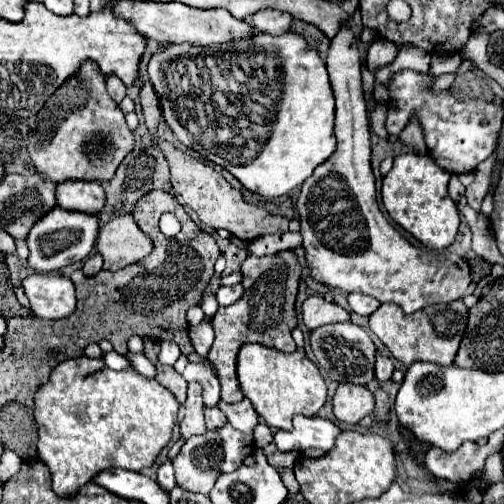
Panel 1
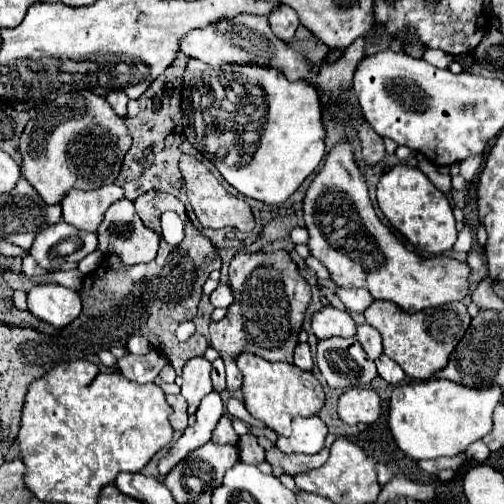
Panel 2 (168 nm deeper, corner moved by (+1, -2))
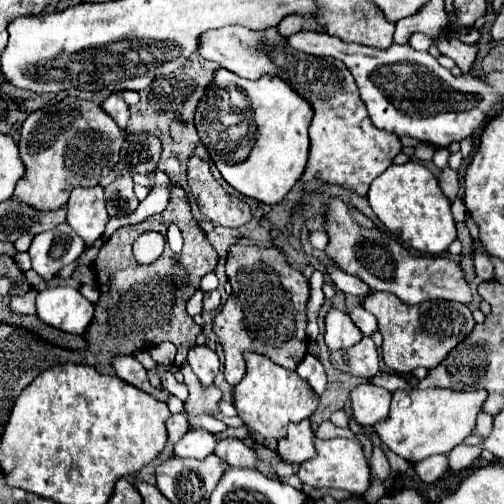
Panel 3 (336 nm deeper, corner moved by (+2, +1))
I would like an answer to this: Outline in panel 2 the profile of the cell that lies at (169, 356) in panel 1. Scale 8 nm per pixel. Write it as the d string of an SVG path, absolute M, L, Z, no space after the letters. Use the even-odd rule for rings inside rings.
M156 350L144 354L144 356L136 356L136 354L126 354L124 358L118 360L120 366L120 374L126 376L128 380L146 384L146 382L154 382L154 378L160 374L162 366L168 364L168 358L164 358L164 354L158 354Z

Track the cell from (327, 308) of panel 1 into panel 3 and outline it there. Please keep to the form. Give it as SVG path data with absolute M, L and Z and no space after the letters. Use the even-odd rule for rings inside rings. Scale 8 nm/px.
M329 309L325 315L325 345L329 349L351 347L361 341L361 331L353 325L351 317L341 309Z

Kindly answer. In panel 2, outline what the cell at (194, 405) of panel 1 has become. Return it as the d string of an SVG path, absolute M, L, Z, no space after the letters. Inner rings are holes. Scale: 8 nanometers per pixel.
M204 356L192 358L184 364L182 396L188 402L188 414L194 414L198 410L200 400L214 390L210 380L210 370L212 370L212 362L208 362Z

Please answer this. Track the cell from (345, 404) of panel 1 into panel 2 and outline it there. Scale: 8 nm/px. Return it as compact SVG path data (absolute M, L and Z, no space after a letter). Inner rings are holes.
M348 388L338 400L338 416L346 424L374 424L382 414L380 396L374 388Z

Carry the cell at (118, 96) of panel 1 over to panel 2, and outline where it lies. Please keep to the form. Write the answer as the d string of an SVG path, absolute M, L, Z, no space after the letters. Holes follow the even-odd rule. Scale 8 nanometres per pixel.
M122 90L110 92L110 94L106 96L106 100L108 100L108 104L112 106L112 110L114 110L120 118L126 116L126 104L128 104L128 98L126 98L126 94L122 94Z

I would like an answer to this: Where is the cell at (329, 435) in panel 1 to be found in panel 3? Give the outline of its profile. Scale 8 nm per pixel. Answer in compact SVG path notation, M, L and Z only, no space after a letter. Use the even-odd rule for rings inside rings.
M311 421L291 423L287 429L287 437L279 441L277 451L291 463L303 463L315 455L315 433L311 429Z

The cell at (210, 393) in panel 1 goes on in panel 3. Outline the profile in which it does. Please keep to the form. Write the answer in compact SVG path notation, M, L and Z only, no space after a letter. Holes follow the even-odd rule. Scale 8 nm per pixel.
M189 427L189 431L175 443L175 457L193 457L205 459L215 449L215 435L203 427Z

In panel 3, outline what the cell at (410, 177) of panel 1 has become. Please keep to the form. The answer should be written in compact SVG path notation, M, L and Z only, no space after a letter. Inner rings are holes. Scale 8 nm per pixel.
M409 161L405 165L391 165L381 173L369 187L369 205L379 217L379 221L395 235L399 235L409 247L427 253L439 255L457 237L455 221L451 215L451 203L443 195L433 173L421 163Z

